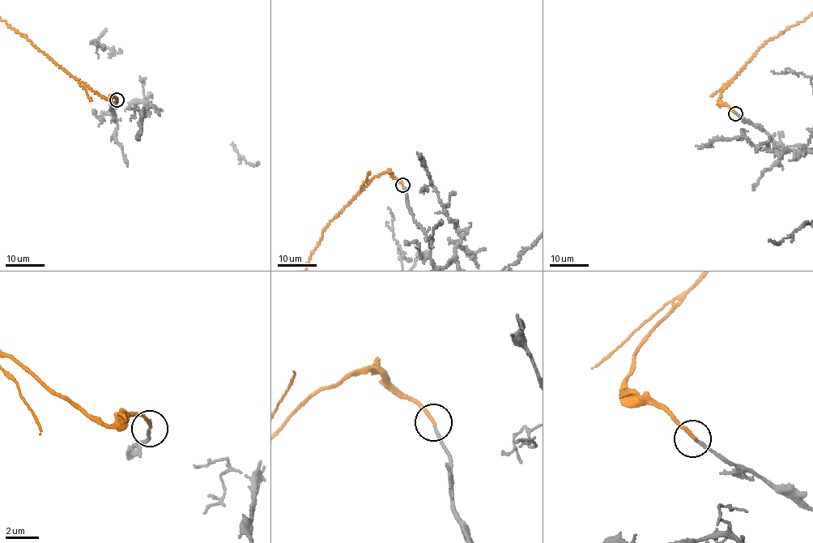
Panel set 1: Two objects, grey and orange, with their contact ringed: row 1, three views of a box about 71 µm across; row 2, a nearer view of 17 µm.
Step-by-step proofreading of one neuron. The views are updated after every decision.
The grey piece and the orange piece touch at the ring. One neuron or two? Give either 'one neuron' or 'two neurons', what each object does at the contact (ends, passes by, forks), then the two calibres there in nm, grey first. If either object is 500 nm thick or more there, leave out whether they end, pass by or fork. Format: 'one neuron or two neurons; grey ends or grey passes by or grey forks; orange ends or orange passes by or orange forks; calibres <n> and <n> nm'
one neuron; grey ends; orange ends; calibres 170 and 200 nm

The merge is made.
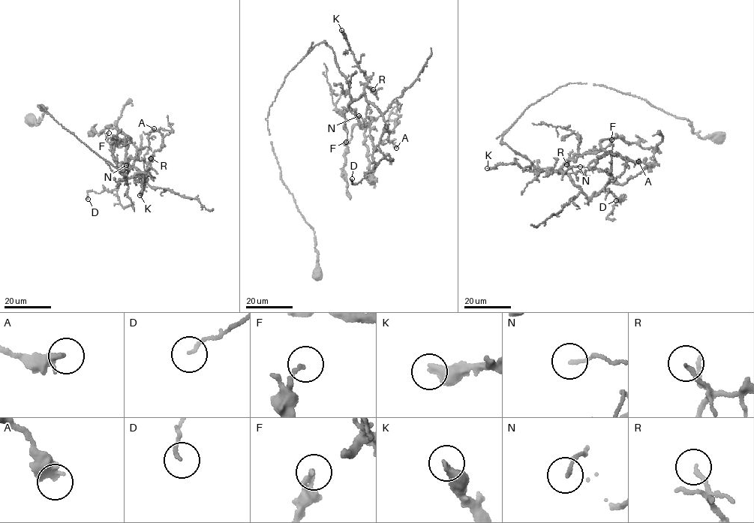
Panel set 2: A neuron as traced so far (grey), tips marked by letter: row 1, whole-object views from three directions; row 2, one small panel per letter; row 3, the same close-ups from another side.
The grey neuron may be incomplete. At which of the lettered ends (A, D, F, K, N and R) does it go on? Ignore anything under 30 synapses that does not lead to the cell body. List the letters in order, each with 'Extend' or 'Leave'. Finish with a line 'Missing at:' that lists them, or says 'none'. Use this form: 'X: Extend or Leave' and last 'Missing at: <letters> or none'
A: Leave
D: Leave
F: Leave
K: Leave
N: Leave
R: Leave
Missing at: none

